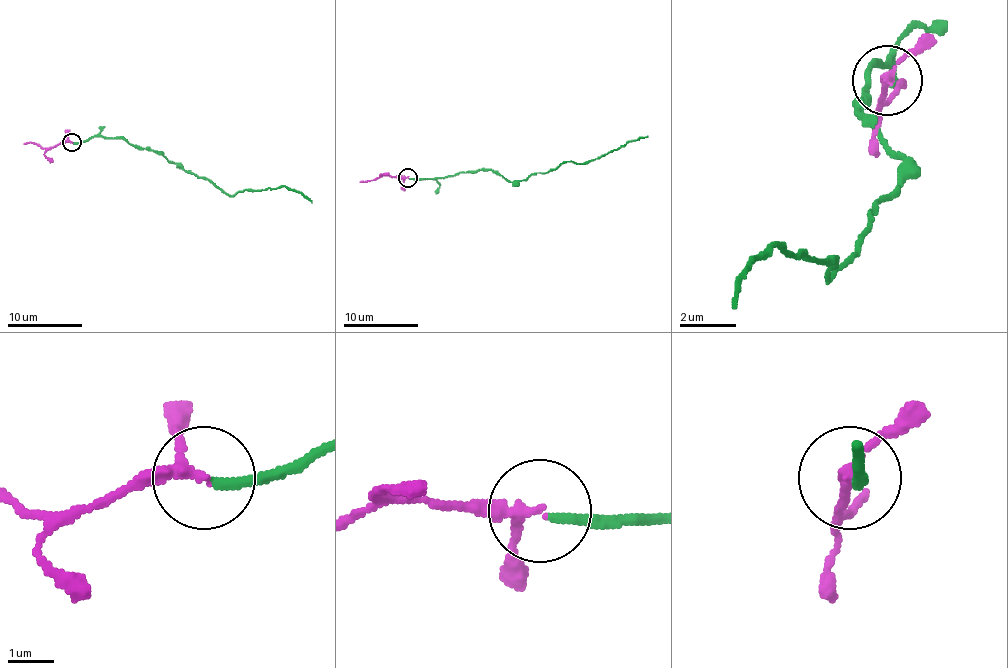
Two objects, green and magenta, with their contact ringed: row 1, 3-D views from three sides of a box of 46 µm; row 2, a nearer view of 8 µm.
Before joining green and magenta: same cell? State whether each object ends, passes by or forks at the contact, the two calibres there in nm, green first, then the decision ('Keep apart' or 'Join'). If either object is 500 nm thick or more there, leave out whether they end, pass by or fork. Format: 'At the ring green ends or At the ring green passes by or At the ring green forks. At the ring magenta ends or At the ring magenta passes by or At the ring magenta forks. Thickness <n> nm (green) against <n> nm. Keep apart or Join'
At the ring green ends. At the ring magenta passes by. Thickness 200 nm (green) against 190 nm. Join

